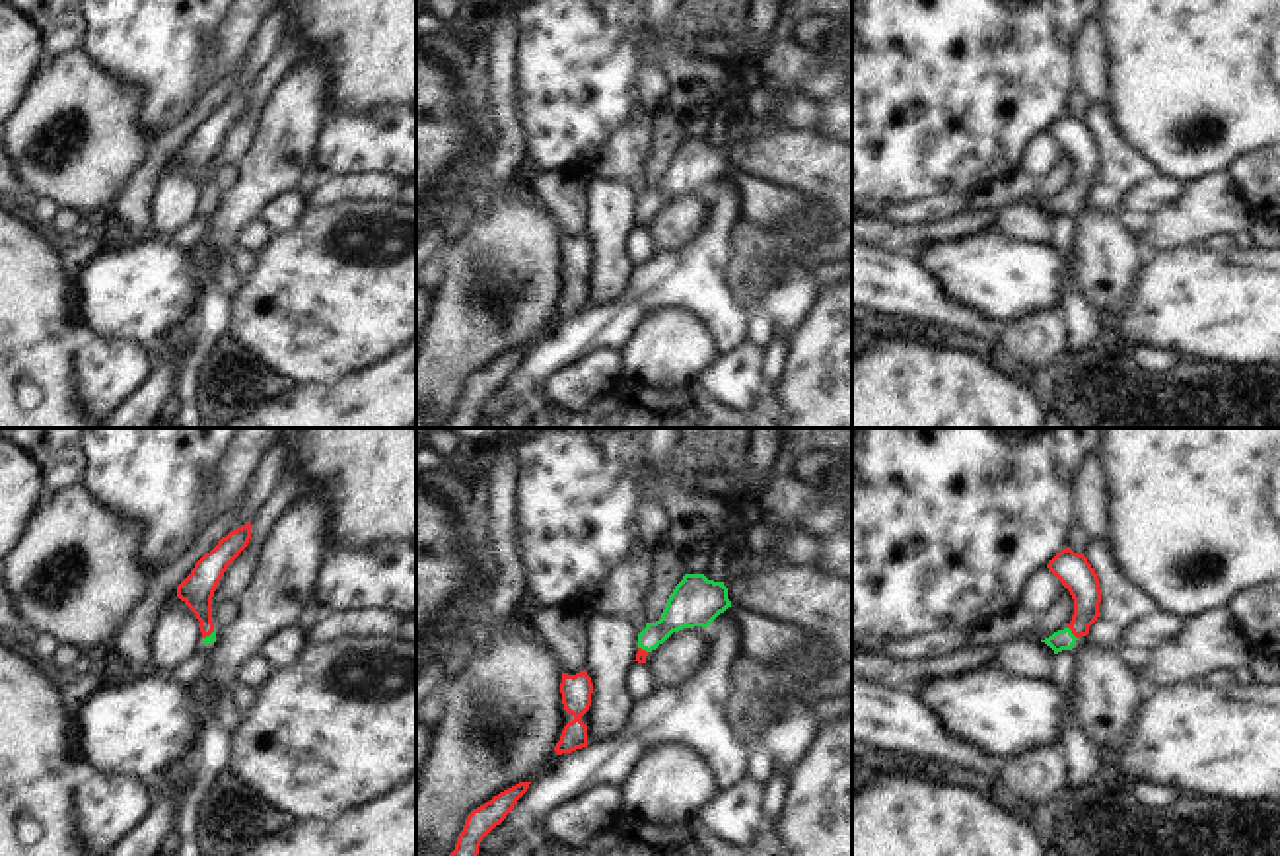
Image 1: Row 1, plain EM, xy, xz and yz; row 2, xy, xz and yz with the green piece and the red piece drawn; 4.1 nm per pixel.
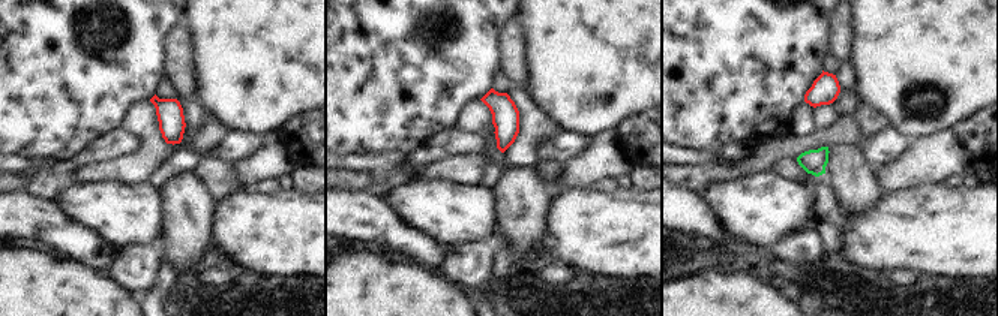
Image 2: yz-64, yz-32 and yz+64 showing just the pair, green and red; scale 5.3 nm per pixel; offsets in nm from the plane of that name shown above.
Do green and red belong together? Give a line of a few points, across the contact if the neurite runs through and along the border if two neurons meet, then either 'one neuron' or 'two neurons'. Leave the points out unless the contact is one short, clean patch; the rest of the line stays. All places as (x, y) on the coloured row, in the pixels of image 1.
line yz (1061, 641), (1070, 633), (1082, 619), (1074, 572); one neuron

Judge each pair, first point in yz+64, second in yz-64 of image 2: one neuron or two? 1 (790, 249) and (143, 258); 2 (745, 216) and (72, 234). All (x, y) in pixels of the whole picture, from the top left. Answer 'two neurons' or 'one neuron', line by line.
1: one neuron
2: two neurons

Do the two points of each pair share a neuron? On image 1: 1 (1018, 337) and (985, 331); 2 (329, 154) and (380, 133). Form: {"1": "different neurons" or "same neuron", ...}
{"1": "different neurons", "2": "same neuron"}

